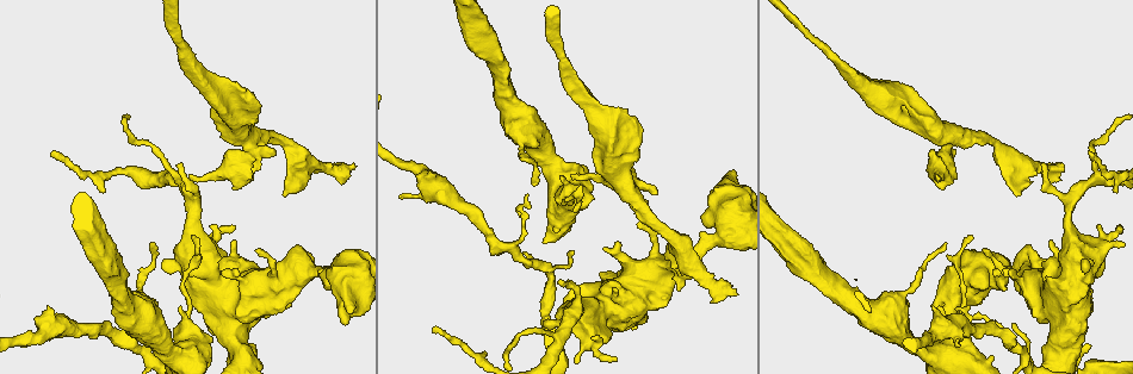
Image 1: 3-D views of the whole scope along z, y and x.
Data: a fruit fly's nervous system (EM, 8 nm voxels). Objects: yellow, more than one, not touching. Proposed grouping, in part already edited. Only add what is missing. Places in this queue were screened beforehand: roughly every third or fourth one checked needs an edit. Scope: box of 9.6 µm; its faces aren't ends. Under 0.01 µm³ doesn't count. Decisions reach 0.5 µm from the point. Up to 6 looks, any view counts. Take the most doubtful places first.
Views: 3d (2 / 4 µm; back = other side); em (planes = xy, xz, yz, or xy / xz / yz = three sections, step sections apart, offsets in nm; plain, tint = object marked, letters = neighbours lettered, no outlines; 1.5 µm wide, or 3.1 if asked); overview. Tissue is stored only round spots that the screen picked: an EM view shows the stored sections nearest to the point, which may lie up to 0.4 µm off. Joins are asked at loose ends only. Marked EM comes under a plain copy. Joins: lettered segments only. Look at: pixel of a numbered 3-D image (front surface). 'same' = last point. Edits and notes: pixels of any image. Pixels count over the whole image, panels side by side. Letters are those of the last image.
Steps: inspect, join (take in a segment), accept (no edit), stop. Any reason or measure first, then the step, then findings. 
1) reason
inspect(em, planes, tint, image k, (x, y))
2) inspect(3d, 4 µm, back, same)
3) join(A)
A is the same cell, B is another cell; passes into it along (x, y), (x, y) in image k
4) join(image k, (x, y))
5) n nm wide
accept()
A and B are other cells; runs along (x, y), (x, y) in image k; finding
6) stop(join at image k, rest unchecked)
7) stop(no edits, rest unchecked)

thin end
inspect(3d, 2 µm, image 1, (1043, 163))

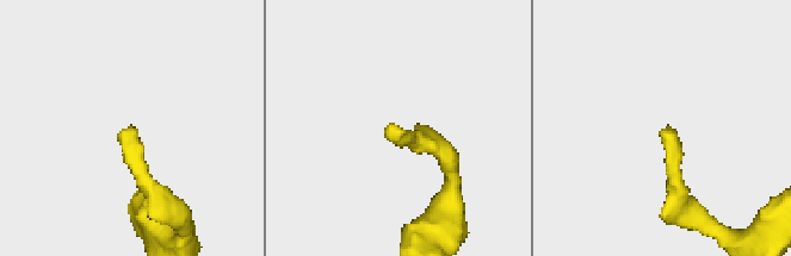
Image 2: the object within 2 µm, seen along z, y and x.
shape alone is not enough
inspect(em, xy, step 8, tint, image 2, (400, 132))

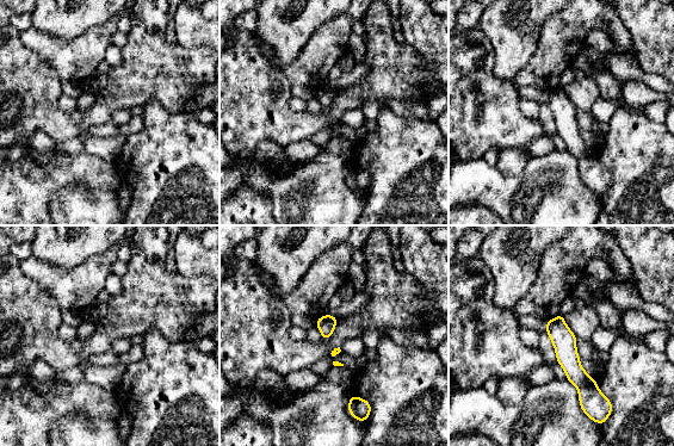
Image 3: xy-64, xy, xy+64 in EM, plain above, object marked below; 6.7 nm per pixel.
another direction
inspect(em, planes, letters, same)

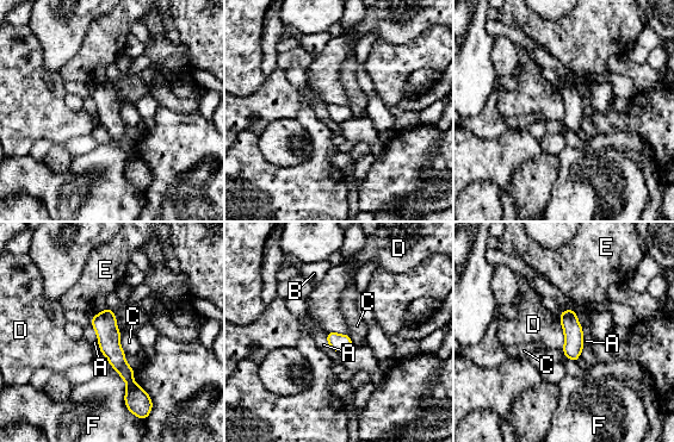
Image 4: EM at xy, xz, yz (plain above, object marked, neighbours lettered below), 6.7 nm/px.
F touches over 300 nm
accept()
A, B, C, D, E and F are other cells; runs along (106, 312), (109, 344), (135, 403) in image 4; none of them fits

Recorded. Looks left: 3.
an open end
inspect(em, xz, step 4, letters, image 1, (955, 176))

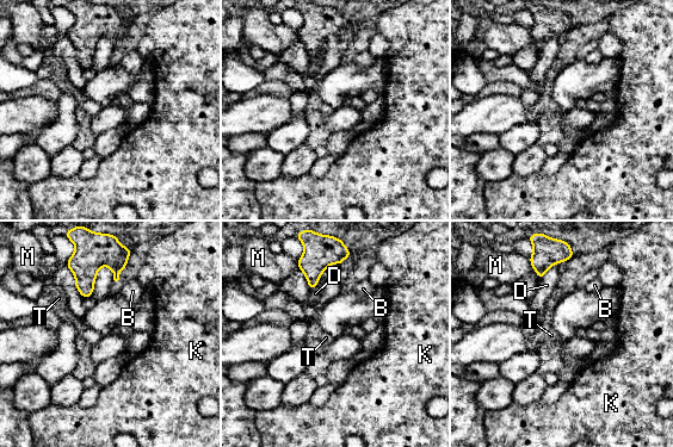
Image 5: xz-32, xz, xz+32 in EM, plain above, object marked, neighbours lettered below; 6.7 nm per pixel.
cut it another way
inspect(em, planes, letters, same)

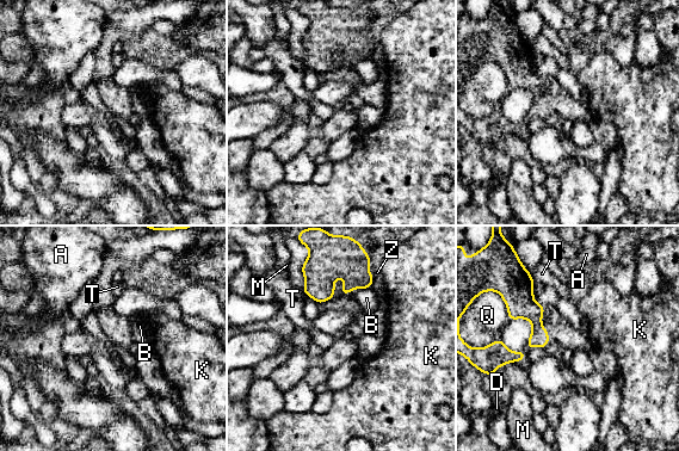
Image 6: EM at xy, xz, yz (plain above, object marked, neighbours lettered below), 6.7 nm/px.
Q touches over 320 nm
accept()
A, B, D, K, M, Q, T and Z are other cells; border along (370, 286), (357, 289) in image 6; no lettered segment goes on from it

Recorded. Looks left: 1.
stop(no edits, rest unchecked)

